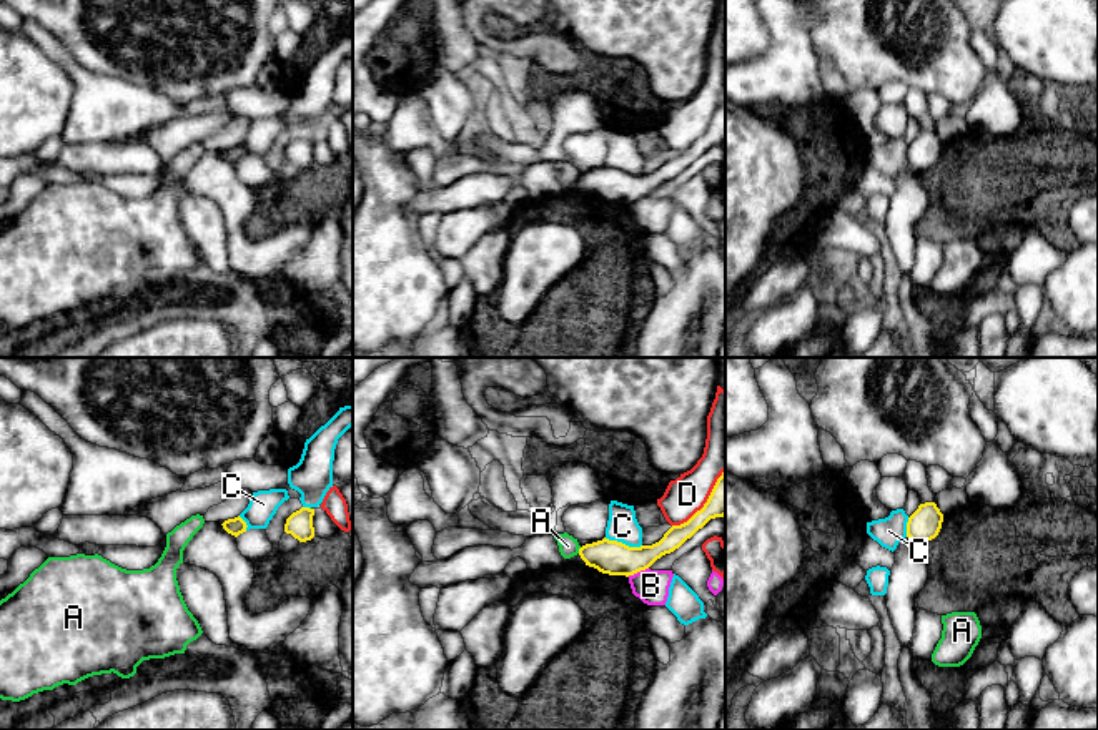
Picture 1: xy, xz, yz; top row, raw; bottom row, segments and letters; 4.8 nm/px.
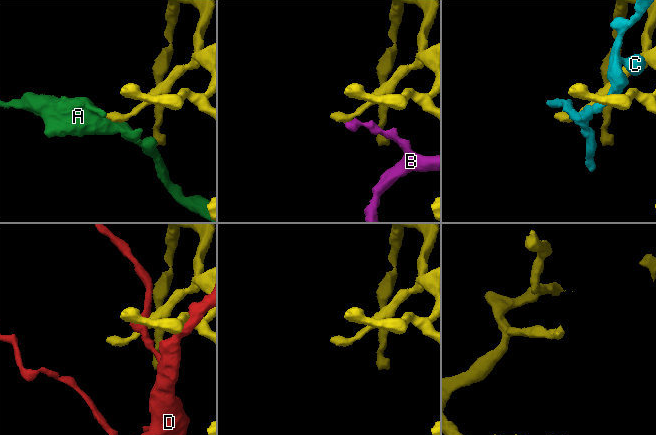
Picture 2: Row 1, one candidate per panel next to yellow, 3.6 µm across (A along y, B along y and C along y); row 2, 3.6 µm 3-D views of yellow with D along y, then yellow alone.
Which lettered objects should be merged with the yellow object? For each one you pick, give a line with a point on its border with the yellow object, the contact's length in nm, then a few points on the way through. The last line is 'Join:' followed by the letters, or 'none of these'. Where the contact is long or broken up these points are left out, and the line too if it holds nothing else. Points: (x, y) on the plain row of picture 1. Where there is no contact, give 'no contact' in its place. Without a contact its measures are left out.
Join: none of these

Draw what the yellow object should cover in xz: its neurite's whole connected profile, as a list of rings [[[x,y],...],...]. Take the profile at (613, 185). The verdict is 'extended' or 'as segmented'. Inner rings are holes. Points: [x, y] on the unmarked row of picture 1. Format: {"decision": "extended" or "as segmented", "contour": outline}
{"decision": "as segmented", "contour": [[[725,98],[717,106],[707,130],[687,150],[672,153],[664,165],[652,173],[629,175],[617,168],[602,166],[579,176],[586,193],[609,203],[634,203],[649,196],[657,186],[679,176],[710,146],[725,143]]]}

